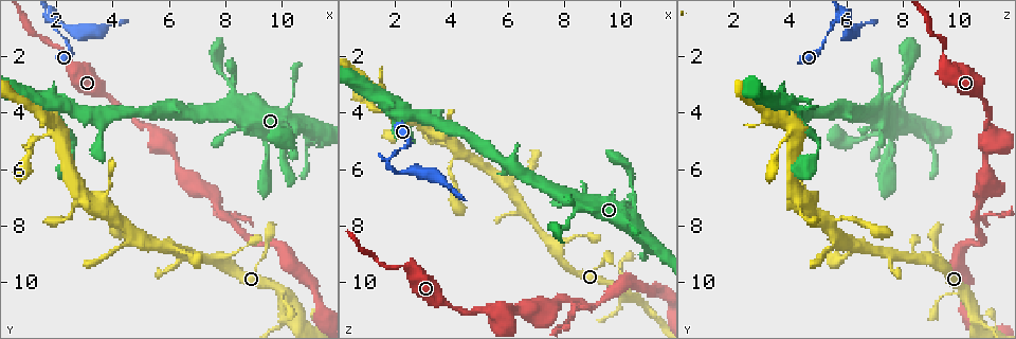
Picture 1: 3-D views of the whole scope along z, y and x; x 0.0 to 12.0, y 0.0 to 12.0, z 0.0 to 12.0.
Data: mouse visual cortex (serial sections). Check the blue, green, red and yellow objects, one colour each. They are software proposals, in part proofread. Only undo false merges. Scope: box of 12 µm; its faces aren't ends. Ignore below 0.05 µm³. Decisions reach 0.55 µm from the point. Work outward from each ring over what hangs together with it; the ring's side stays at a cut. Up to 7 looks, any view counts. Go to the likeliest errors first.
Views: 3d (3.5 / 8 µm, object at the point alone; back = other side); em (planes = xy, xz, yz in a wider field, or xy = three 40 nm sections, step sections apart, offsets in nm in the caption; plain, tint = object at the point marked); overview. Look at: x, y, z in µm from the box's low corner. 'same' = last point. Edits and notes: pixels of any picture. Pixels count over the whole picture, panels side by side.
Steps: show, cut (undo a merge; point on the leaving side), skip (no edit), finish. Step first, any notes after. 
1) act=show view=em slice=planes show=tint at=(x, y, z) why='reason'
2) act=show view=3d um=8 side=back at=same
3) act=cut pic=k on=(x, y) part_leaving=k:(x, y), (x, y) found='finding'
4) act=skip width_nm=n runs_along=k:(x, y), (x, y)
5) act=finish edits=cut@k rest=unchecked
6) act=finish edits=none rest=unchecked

act=show view=3d um=8 at=(10.6, 4.8, 7.2) why='a fork'

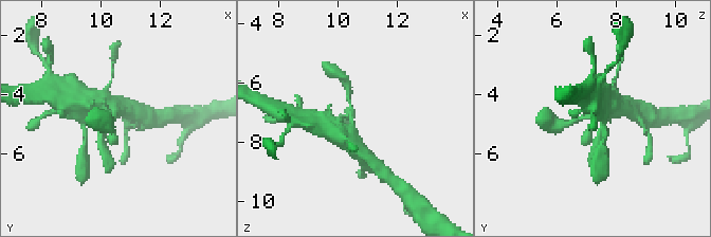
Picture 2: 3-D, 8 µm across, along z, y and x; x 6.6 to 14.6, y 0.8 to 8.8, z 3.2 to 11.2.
act=show view=em slice=xy step=3 show=tint at=(10.5, 4.8, 7.2) why='now the EM'

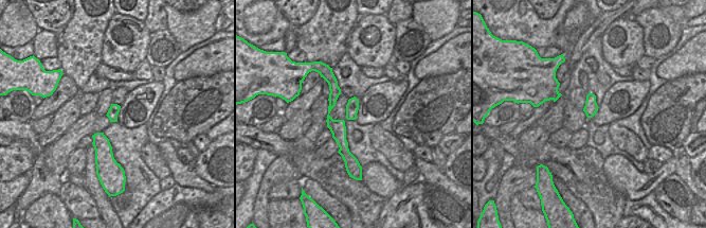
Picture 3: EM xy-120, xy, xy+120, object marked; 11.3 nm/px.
act=skip runs_along=2:(604, 106), (598, 113), (564, 125) found='continuous, no second cell'

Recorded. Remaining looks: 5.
act=show view=3d um=3.5 at=(5.5, 4.8, 11.1) why='abrupt turn'

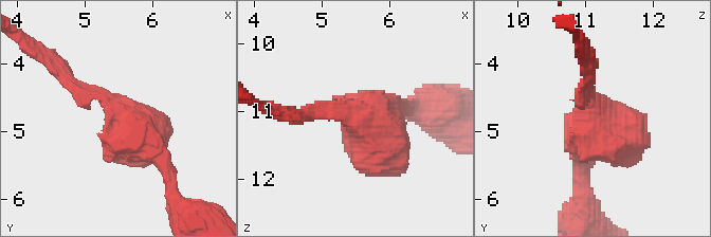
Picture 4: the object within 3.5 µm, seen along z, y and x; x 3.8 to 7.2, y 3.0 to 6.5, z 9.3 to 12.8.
act=show view=em slice=xy step=1 show=tint at=(5.50, 4.75, 11.10) why='need the tissue'

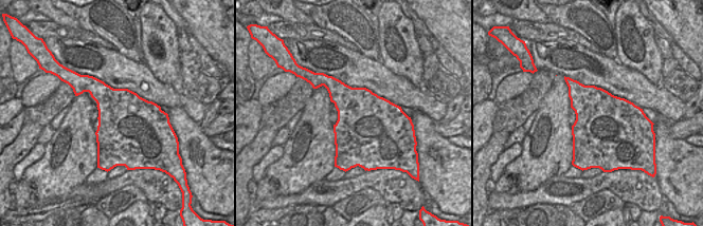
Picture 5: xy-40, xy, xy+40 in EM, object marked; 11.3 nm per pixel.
act=skip runs_along=4:(78, 90), (131, 126), (172, 192) found='all the same cell'

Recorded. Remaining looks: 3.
act=show view=3d um=3.5 at=(8.1, 7.8, 10.6)

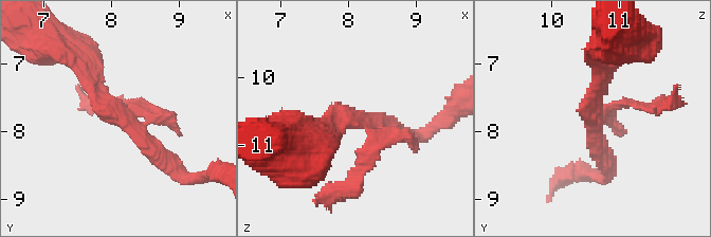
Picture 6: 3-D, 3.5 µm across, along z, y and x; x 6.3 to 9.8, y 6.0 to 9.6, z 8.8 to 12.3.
act=skip runs_along=6:(81, 66), (91, 92), (172, 164) found='one cell here'

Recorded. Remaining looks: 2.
act=finish edits=none rest=unchecked

